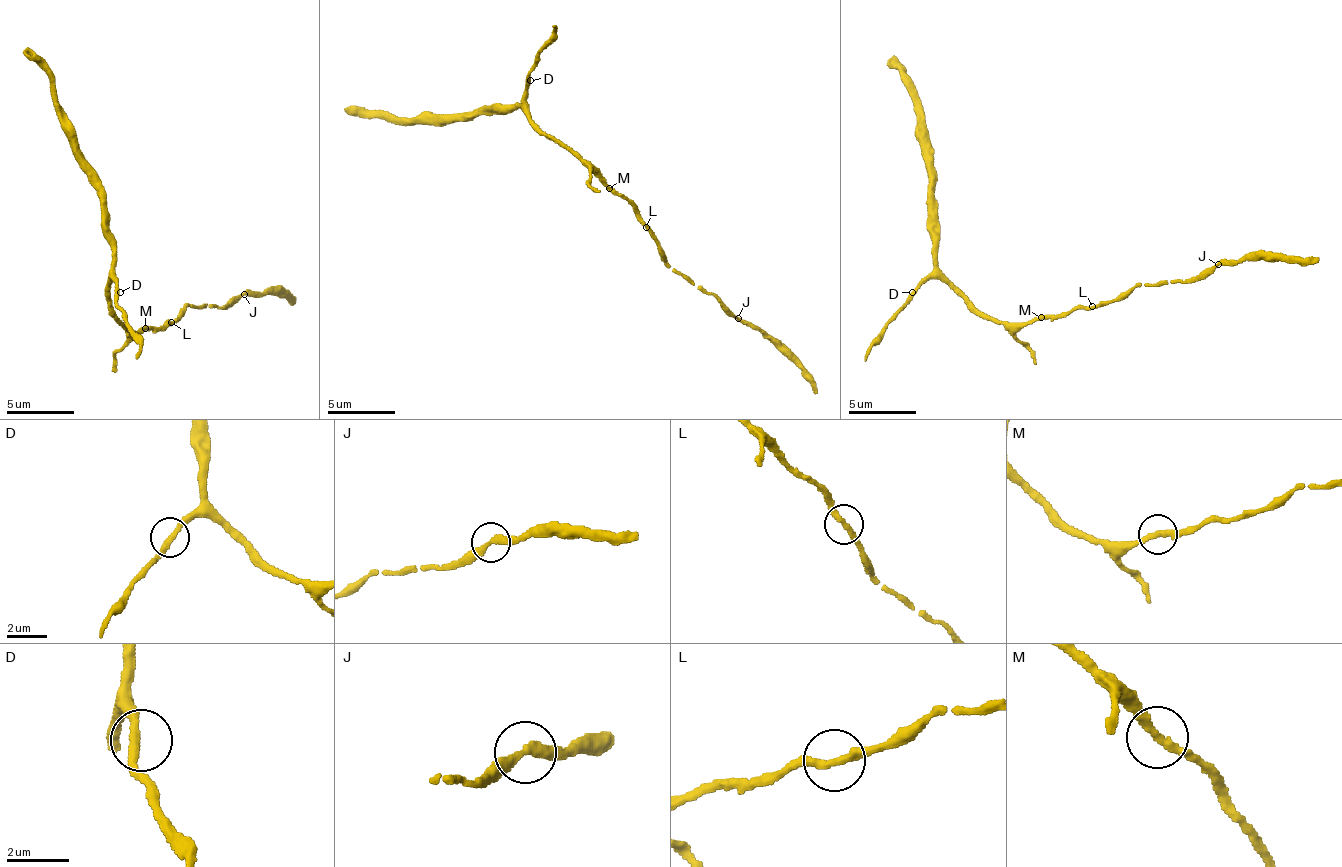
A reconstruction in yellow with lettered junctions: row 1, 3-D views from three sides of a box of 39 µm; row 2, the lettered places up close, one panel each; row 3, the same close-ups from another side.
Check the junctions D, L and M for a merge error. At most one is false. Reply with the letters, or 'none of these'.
none of these

